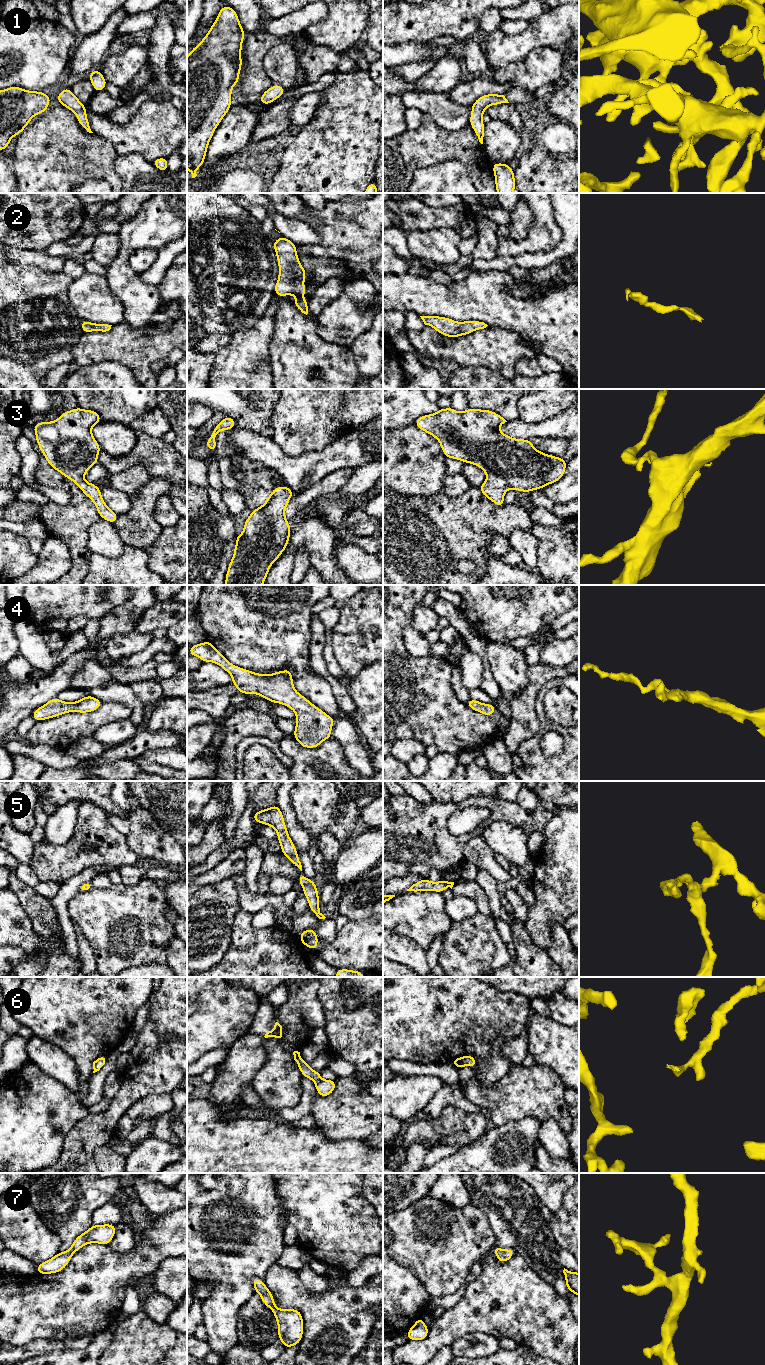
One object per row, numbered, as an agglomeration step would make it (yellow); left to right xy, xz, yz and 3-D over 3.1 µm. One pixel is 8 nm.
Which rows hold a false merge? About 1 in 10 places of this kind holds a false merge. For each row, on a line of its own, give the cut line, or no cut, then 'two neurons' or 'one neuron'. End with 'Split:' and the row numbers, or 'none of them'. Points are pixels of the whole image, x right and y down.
1: no cut | one neuron
2: no cut | one neuron
3: no cut | one neuron
4: no cut | one neuron
5: no cut | one neuron
6: no cut | one neuron
7: no cut | one neuron
Split: none of them

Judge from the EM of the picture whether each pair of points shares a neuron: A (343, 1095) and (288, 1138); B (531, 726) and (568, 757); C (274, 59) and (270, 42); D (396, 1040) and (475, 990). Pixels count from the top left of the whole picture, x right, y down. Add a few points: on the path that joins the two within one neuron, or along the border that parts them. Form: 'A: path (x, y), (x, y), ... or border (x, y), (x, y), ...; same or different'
A: border (314, 1128), (334, 1140); different
B: border (536, 708), (538, 731), (519, 745); different
C: border (282, 37), (264, 56), (263, 69); different
D: path (416, 1025), (419, 1022), (443, 1018), (455, 1010); same

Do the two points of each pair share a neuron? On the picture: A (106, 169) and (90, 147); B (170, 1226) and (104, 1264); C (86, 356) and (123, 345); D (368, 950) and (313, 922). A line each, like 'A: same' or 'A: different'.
A: same
B: same
C: same
D: different

